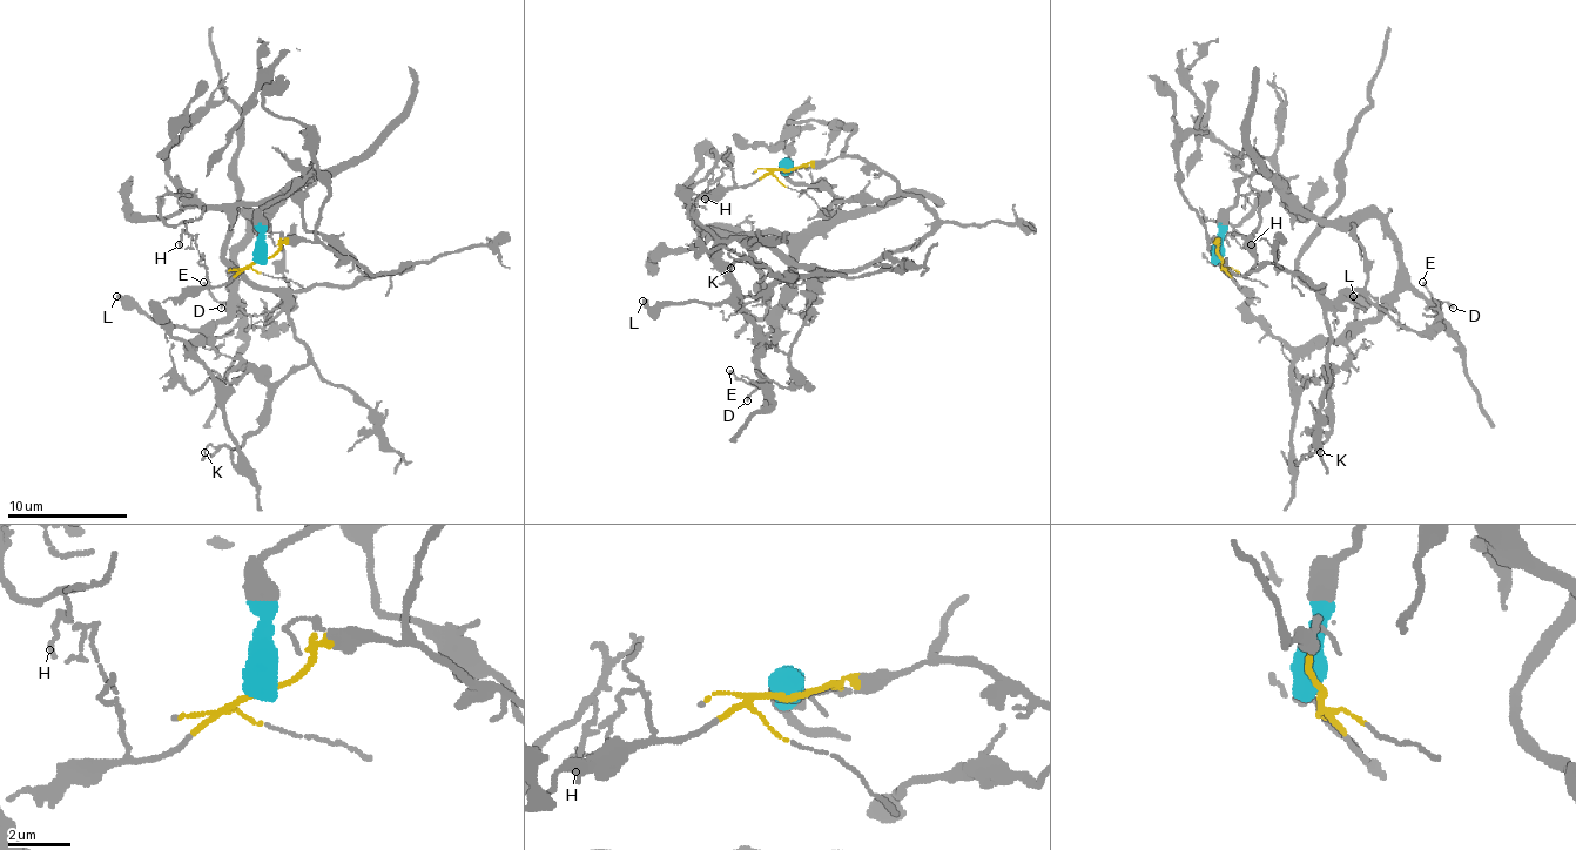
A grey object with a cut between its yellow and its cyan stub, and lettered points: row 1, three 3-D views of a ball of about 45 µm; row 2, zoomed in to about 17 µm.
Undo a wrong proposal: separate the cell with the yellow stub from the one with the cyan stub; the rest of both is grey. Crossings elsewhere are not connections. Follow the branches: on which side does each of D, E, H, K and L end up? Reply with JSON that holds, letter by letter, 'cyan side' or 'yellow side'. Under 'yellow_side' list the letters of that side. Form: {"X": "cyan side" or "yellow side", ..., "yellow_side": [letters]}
{"D": "cyan side", "E": "cyan side", "H": "yellow side", "K": "yellow side", "L": "cyan side", "yellow_side": ["H", "K"]}

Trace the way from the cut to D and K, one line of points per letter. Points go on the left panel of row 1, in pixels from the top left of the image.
D: (260, 260), (260, 211), (308, 173), (262, 221), (250, 217), (250, 233), (235, 254), (233, 302), (220, 309)
K: (260, 260), (283, 242), (371, 275), (408, 267), (302, 288), (290, 317), (308, 363), (238, 447), (206, 453)

